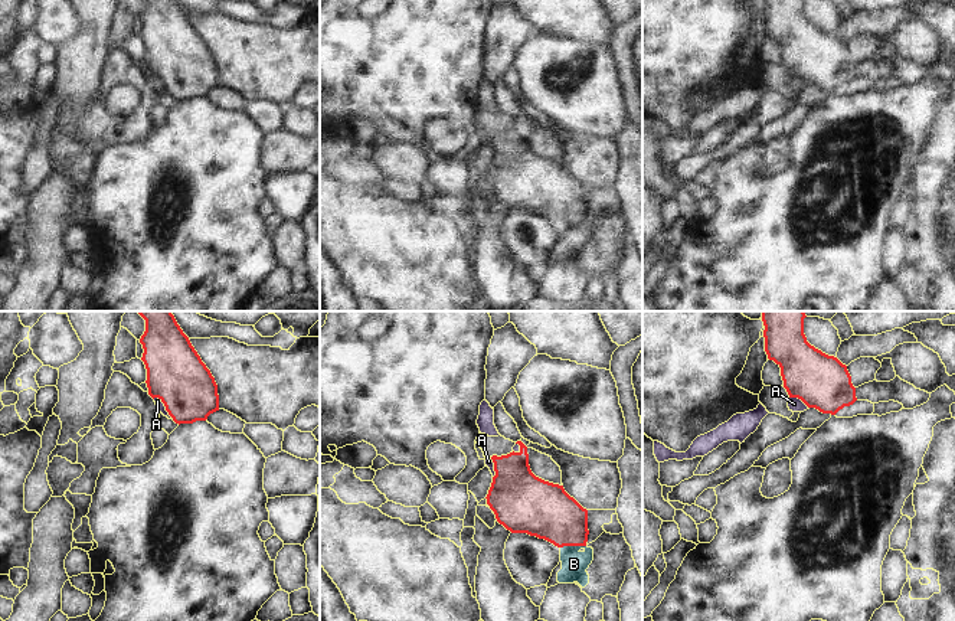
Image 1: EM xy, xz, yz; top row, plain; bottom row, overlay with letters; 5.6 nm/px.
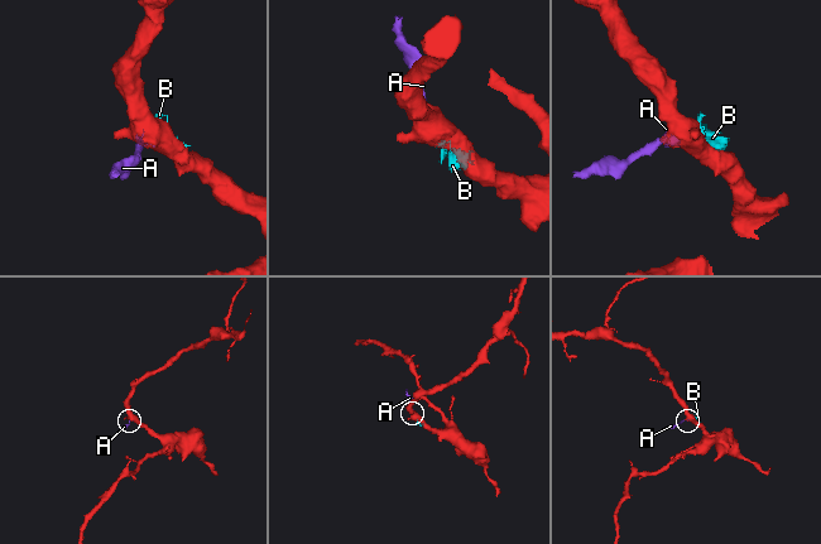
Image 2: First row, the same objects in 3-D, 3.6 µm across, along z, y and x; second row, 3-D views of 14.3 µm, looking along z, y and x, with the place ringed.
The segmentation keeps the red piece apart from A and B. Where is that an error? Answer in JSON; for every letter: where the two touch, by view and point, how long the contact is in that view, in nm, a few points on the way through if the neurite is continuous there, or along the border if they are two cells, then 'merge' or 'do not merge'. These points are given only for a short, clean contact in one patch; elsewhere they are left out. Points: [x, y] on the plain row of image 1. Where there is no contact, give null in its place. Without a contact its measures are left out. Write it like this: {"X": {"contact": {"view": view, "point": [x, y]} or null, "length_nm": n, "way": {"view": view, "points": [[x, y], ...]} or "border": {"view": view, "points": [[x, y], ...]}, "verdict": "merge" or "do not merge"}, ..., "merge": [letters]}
{"A": {"contact": {"view": "xy", "point": [164, 82]}, "length_nm": 170, "way": {"view": "xy", "points": [[176, 52], [176, 71], [164, 82], [157, 78]]}, "verdict": "merge"}, "B": {"contact": {"view": "xz", "point": [572, 222]}, "length_nm": 140, "verdict": "do not merge"}, "merge": ["A"]}

